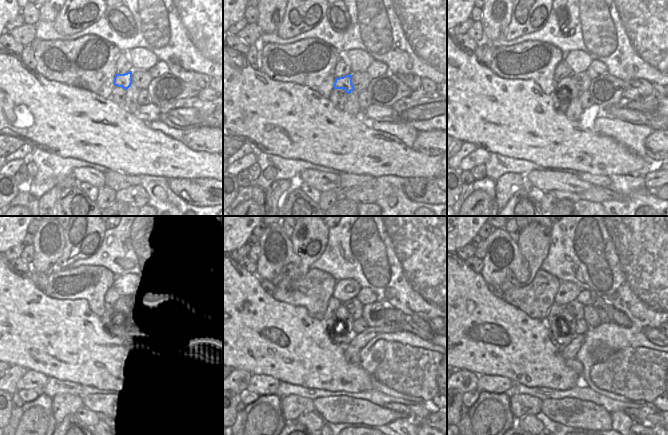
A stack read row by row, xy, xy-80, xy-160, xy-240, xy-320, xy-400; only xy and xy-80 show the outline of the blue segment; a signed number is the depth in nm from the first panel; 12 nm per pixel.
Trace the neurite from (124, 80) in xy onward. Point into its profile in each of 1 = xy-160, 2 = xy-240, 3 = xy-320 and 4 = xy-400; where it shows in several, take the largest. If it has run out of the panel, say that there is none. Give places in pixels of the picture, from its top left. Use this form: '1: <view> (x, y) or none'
1: xy-160 (567, 83)
2: xy-240 (119, 315)
3: xy-320 (342, 315)
4: xy-400 (567, 321)

